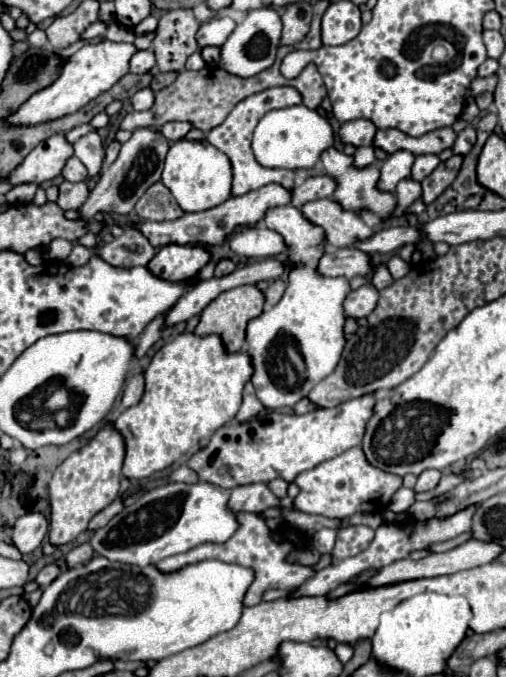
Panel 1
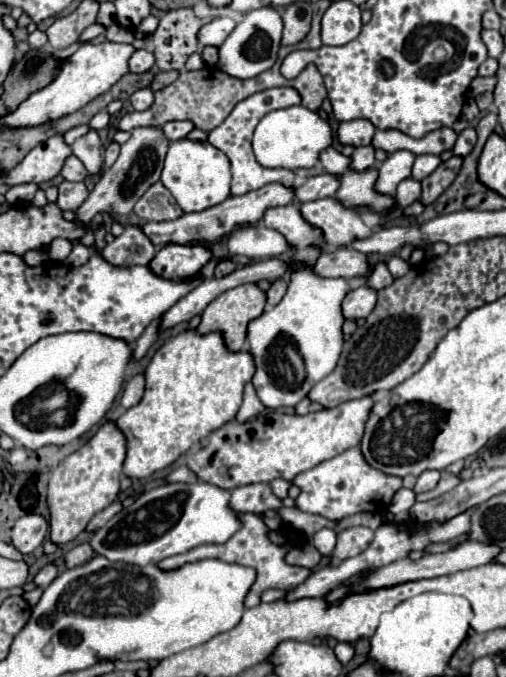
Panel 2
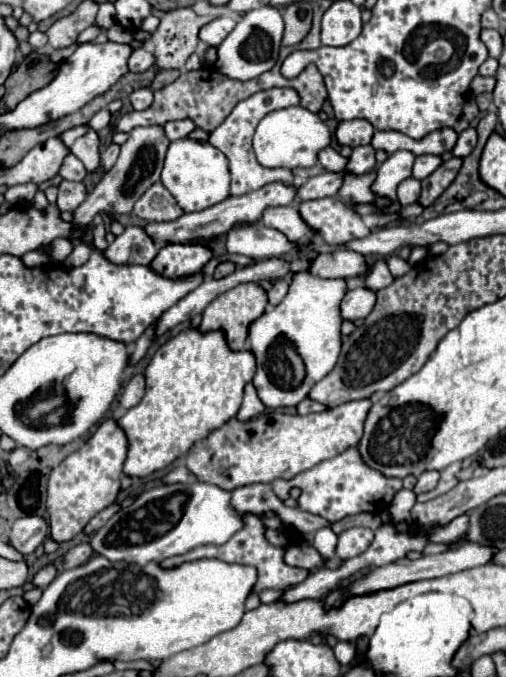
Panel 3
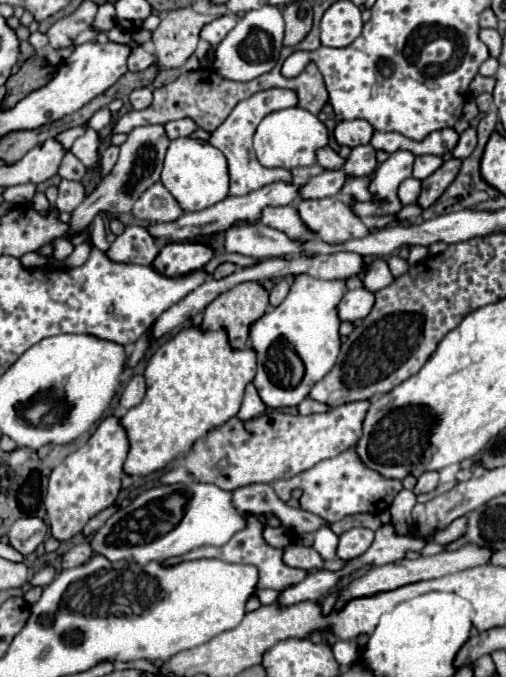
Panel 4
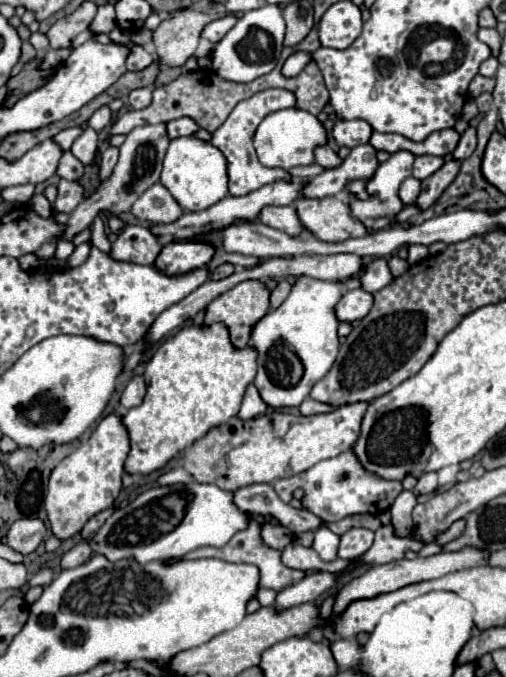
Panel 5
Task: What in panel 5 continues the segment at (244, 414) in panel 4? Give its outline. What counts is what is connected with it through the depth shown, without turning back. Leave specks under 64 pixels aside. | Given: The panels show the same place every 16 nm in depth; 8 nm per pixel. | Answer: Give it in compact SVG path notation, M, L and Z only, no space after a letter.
M250 384L250 386L246 388L244 402L242 402L242 408L240 408L238 416L240 416L242 420L250 420L250 418L256 418L256 416L264 414L266 408L268 408L268 406L266 406L266 402L262 400L258 388L256 388L254 384Z

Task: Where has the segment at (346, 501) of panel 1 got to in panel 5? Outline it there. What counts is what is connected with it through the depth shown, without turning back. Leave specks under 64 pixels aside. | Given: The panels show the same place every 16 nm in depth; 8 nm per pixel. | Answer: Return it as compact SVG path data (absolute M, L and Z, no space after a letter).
M352 450L342 452L336 458L320 460L312 468L308 468L304 476L298 474L294 480L296 484L300 484L300 488L304 488L302 504L310 512L320 516L324 522L338 522L354 514L376 514L378 502L380 502L380 512L384 512L384 508L388 510L394 504L396 496L402 492L402 482L380 480L378 476L372 476L372 472L364 472Z

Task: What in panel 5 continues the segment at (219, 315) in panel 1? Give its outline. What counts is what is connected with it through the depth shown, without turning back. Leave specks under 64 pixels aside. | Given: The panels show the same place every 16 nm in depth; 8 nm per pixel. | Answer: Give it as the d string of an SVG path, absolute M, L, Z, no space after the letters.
M244 280L238 286L234 286L232 290L220 294L218 298L214 298L208 308L206 308L206 320L204 324L216 324L216 322L224 322L230 330L230 338L232 344L236 348L246 348L252 336L252 328L256 322L260 322L270 310L270 290L260 282L260 280Z

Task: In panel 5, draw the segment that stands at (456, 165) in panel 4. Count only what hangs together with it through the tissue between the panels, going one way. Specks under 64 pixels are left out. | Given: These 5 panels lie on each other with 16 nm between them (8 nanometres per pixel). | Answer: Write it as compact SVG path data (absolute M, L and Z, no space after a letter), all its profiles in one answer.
M450 160L438 172L434 172L426 180L422 180L422 192L416 198L414 206L420 208L420 210L428 210L442 196L442 192L450 186L450 182L456 178L458 170L460 170L460 162Z

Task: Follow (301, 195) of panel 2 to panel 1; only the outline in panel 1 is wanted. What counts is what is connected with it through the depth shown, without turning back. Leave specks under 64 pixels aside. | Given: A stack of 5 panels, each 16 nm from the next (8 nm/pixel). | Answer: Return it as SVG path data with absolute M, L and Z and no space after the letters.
M324 174L324 176L312 176L302 186L296 186L292 190L294 192L292 204L294 206L300 206L300 204L310 202L310 200L330 198L330 196L334 196L336 186L338 186L338 182L332 176L328 176L328 174Z

